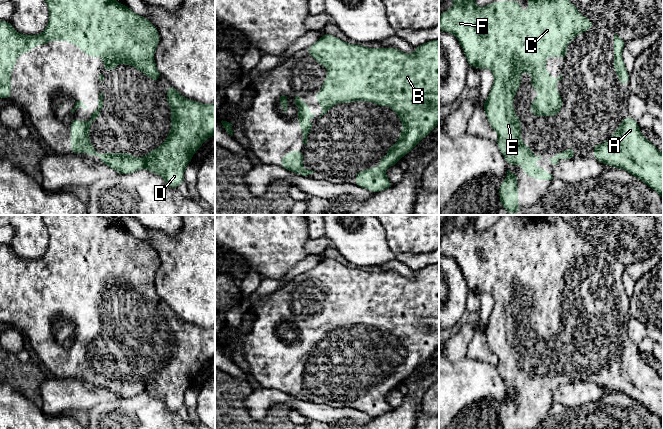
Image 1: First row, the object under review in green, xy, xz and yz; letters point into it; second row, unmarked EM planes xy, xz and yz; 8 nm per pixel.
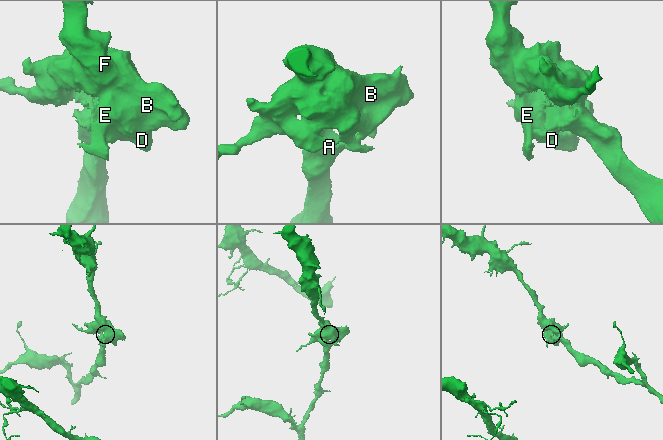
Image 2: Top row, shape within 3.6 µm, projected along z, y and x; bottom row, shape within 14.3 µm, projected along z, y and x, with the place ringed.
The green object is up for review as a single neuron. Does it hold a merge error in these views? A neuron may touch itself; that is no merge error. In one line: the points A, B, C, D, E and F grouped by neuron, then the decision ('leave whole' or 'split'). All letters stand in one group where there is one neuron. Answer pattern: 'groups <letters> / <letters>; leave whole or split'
groups A B C D E F; leave whole

